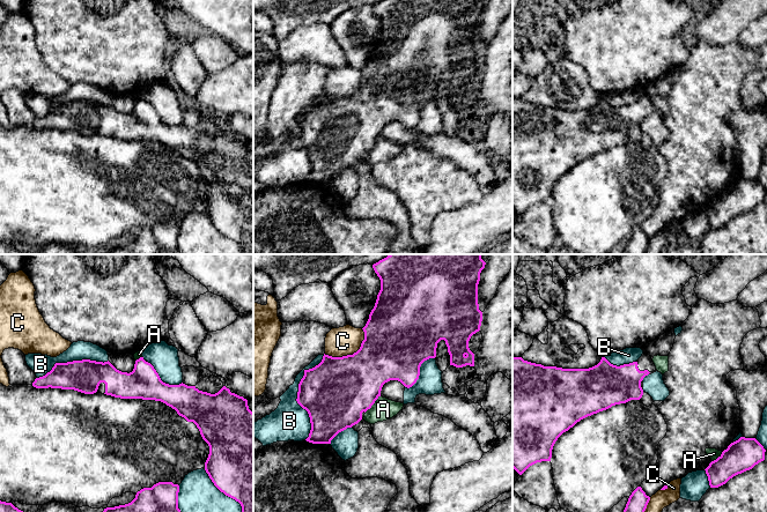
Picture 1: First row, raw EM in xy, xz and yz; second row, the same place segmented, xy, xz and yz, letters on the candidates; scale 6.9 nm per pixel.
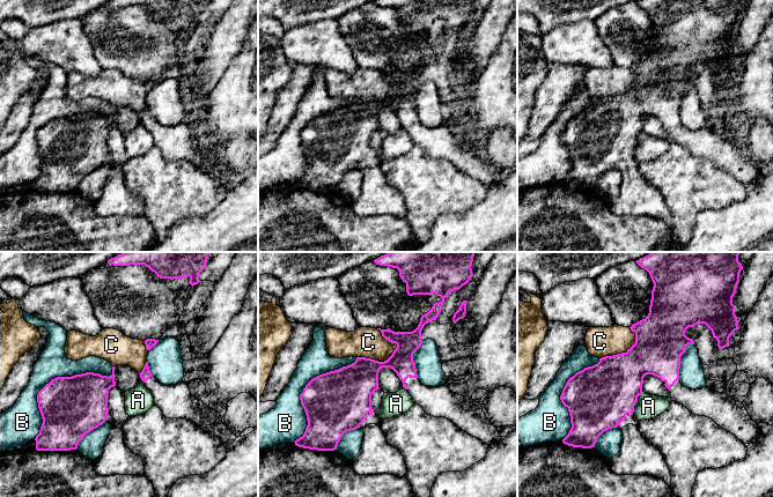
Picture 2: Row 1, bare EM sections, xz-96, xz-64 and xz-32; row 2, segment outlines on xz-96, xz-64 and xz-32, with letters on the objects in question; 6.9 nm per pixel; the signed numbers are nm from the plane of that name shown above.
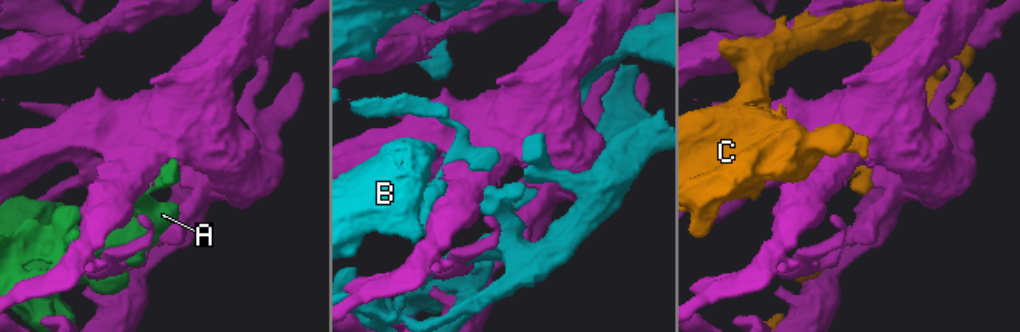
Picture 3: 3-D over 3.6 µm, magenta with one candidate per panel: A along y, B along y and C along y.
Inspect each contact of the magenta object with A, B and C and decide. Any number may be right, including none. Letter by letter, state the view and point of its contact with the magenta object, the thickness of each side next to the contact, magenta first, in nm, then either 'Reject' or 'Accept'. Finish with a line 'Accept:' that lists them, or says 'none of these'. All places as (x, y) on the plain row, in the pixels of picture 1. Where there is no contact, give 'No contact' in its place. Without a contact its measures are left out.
A: Touches magenta at xz (373, 145). Thickness 440 nm (magenta) against 150 nm. Reject
B: Touches magenta at xz (297, 135). Thickness 440 nm (magenta) against 260 nm. Reject
C: Touches magenta at xz (351, 96). Thickness 440 nm (magenta) against 200 nm. Reject
Accept: none of these

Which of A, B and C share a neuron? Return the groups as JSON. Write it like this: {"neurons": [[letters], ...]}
{"neurons": [["A", "C"], ["B"]]}

